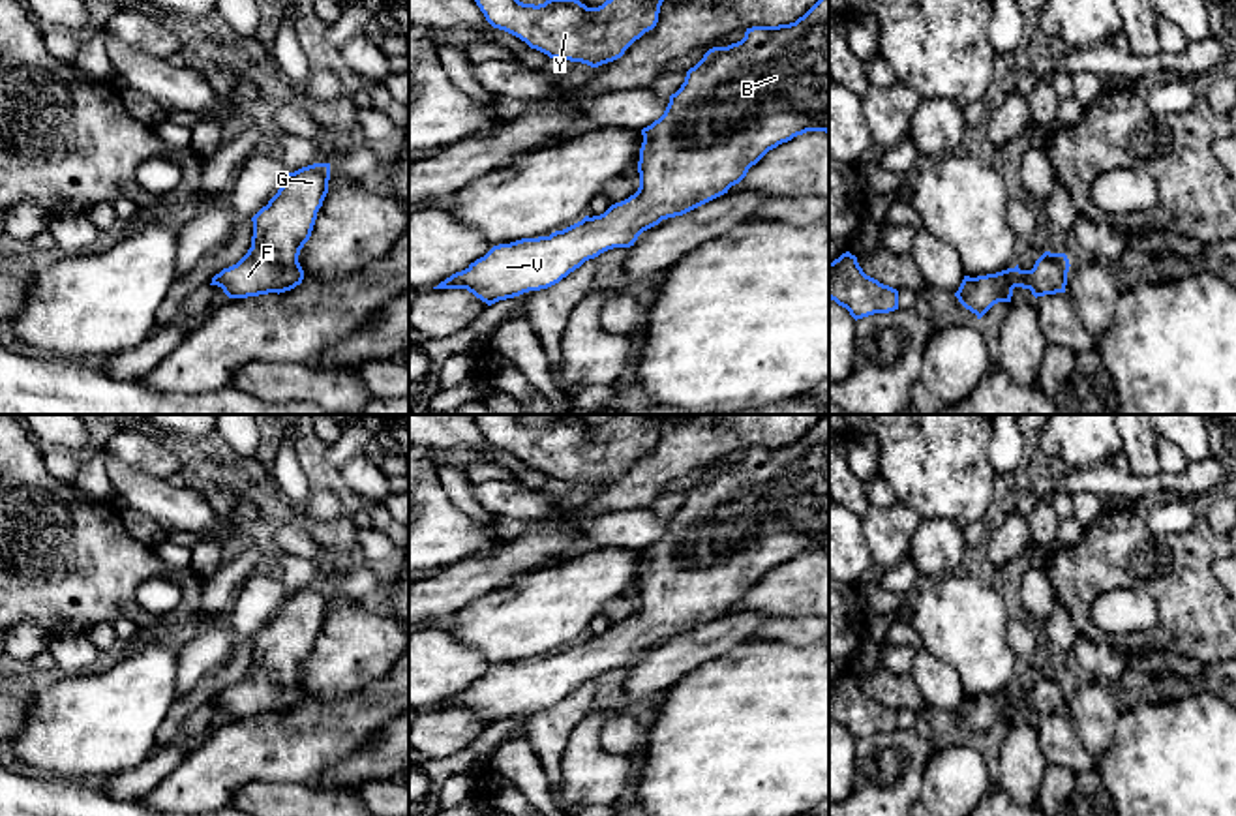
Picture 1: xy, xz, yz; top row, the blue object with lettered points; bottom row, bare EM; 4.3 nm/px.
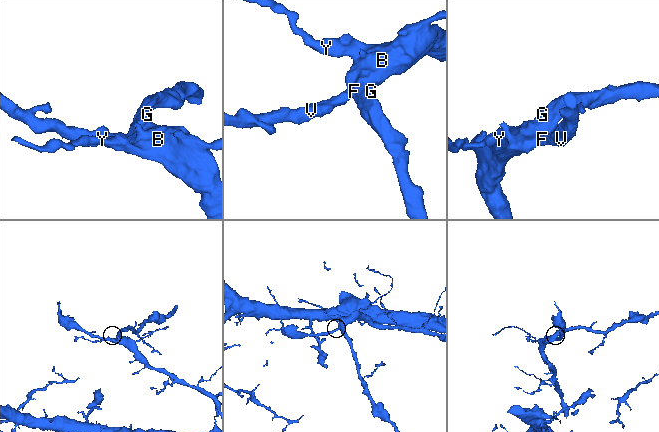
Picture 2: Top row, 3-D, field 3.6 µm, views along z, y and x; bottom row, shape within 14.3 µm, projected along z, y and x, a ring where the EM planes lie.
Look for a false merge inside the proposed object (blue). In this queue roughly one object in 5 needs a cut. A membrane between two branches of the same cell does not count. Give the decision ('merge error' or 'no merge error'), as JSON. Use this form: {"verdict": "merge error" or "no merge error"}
{"verdict": "no merge error"}

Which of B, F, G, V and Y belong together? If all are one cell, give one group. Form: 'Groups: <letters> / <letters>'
Groups: B F G V Y

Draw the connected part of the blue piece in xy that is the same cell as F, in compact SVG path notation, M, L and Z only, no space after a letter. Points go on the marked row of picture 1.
M330 163L289 173L278 193L253 218L248 253L212 278L229 298L285 293L304 280L300 249L309 240L328 193Z

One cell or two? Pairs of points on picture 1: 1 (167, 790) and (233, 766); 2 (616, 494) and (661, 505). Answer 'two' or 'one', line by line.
1: one
2: two

